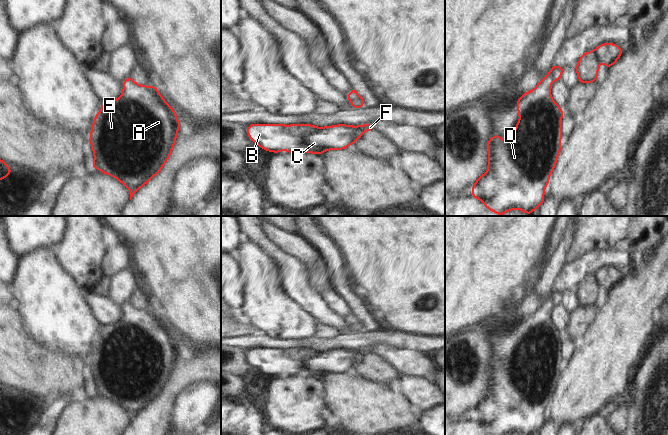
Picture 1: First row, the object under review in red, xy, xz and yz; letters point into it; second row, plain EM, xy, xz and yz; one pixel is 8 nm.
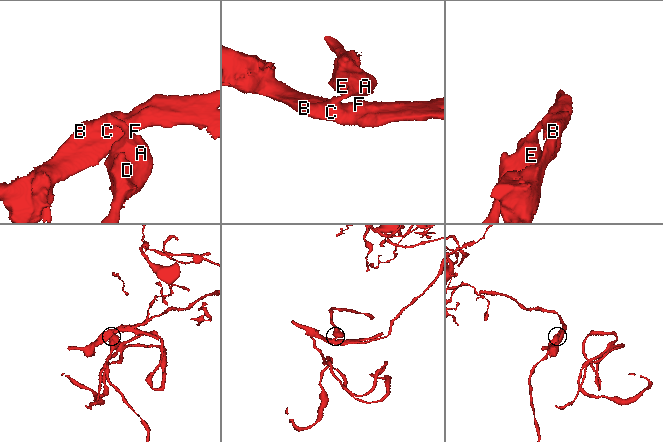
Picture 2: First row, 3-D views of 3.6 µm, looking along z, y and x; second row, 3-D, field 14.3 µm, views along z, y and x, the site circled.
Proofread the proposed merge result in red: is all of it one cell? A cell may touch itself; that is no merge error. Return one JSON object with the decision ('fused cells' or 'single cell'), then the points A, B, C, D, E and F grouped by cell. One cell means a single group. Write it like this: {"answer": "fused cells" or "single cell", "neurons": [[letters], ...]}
{"answer": "single cell", "neurons": [["A", "B", "C", "D", "E", "F"]]}

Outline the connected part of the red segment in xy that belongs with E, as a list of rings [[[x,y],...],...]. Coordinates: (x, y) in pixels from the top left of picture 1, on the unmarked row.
[[[130,300],[123,306],[123,318],[116,324],[103,326],[103,331],[95,340],[90,367],[94,377],[92,391],[118,403],[130,414],[130,424],[135,416],[158,398],[171,379],[180,351],[176,336],[166,328],[155,310],[141,310]]]

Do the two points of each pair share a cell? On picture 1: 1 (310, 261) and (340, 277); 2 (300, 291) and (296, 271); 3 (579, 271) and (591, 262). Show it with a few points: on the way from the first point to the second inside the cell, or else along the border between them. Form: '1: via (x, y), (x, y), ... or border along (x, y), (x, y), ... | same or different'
1: border along (323, 267), (330, 273), (333, 287) | different
2: via (299, 286), (296, 276) | same
3: via (582, 268), (588, 265) | same

